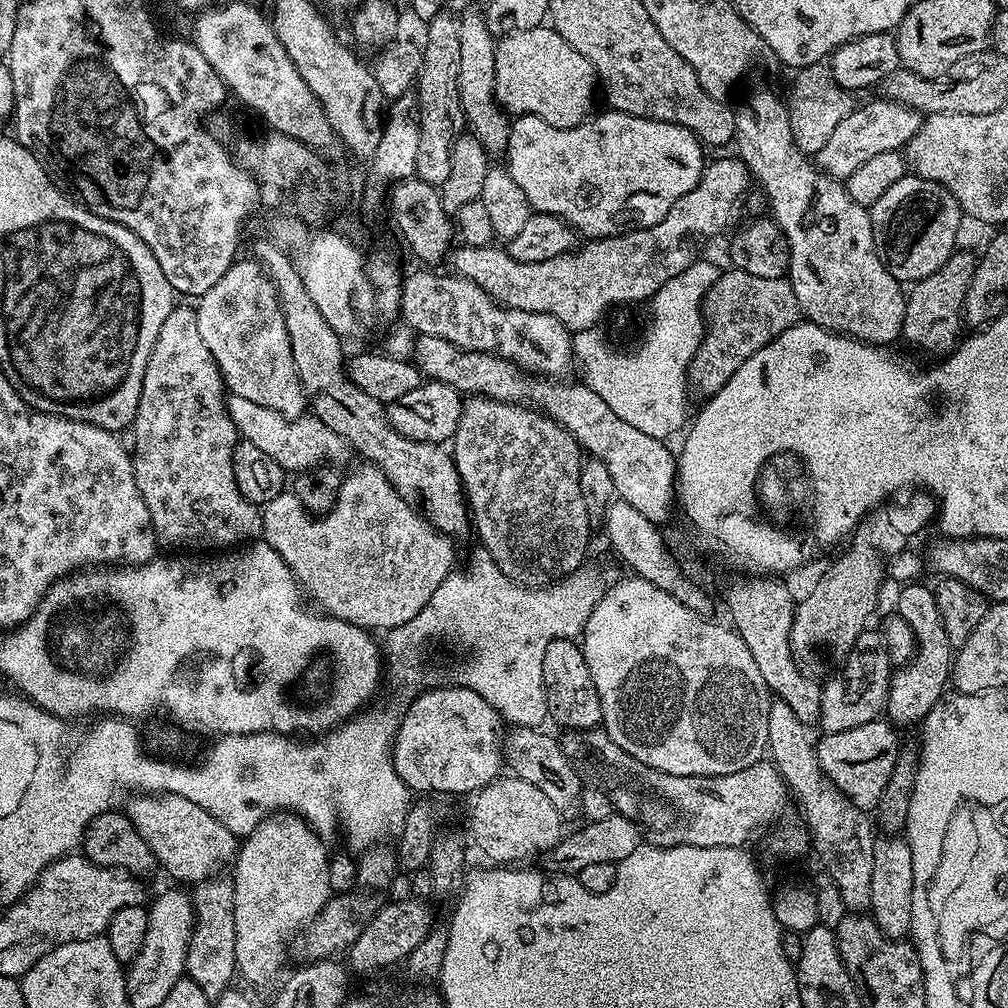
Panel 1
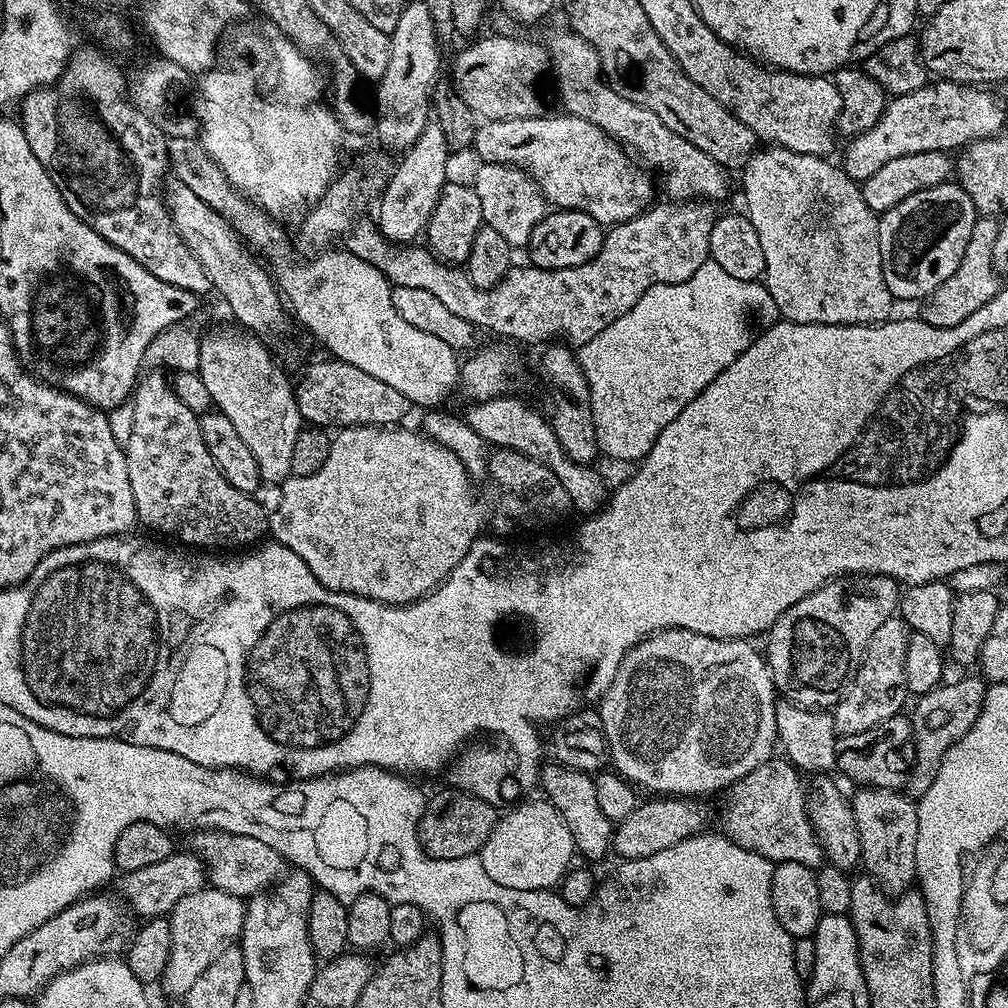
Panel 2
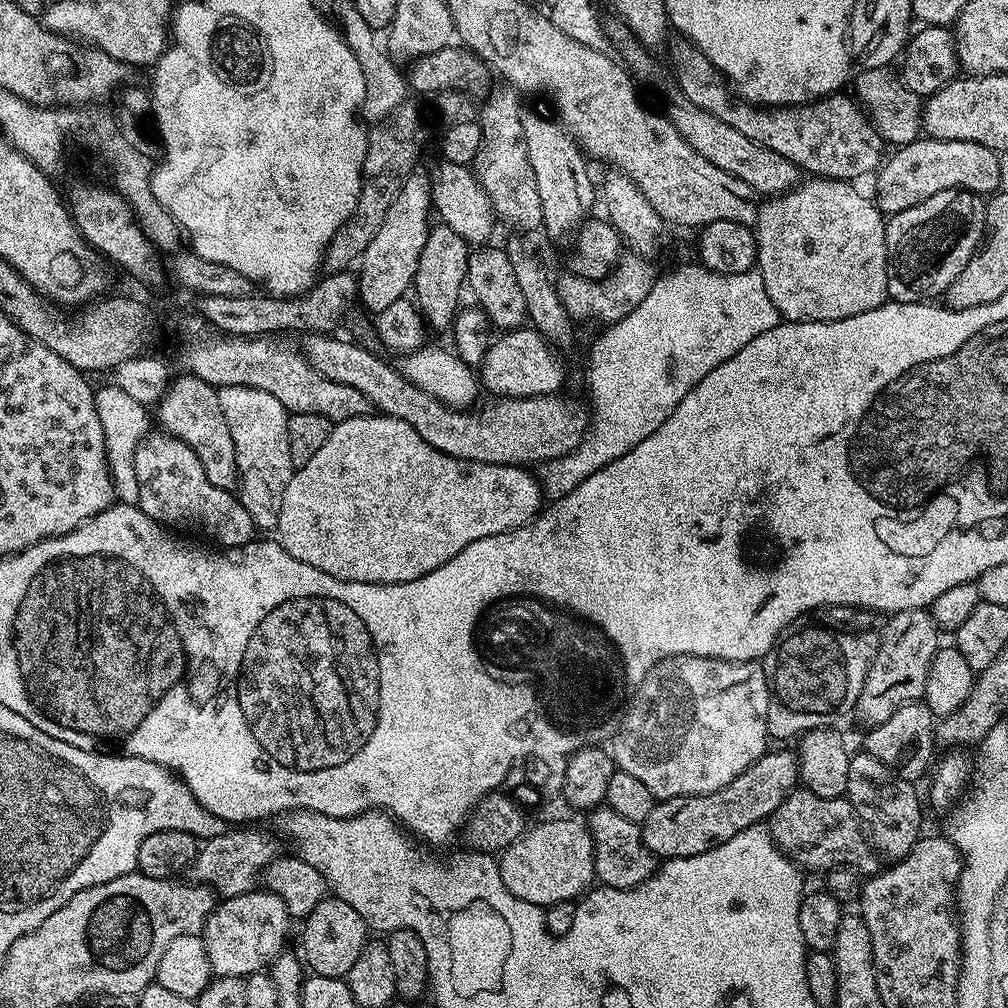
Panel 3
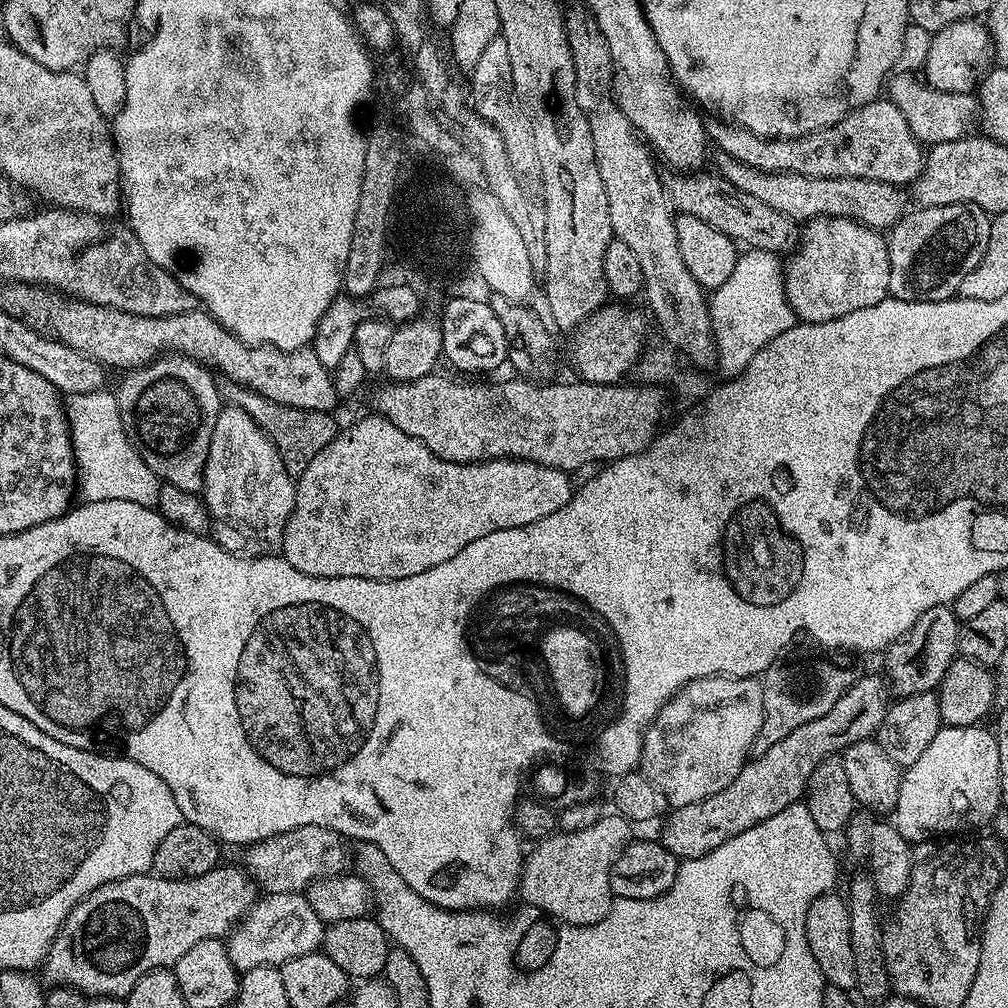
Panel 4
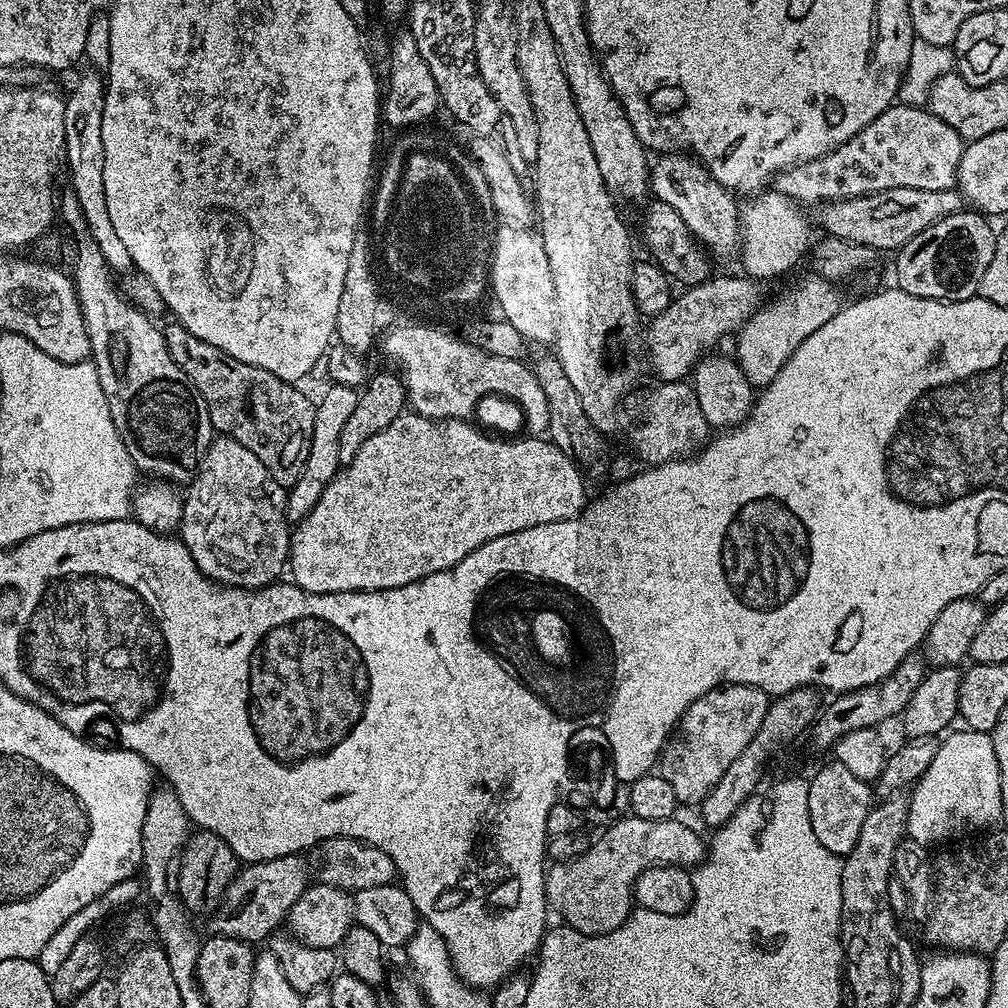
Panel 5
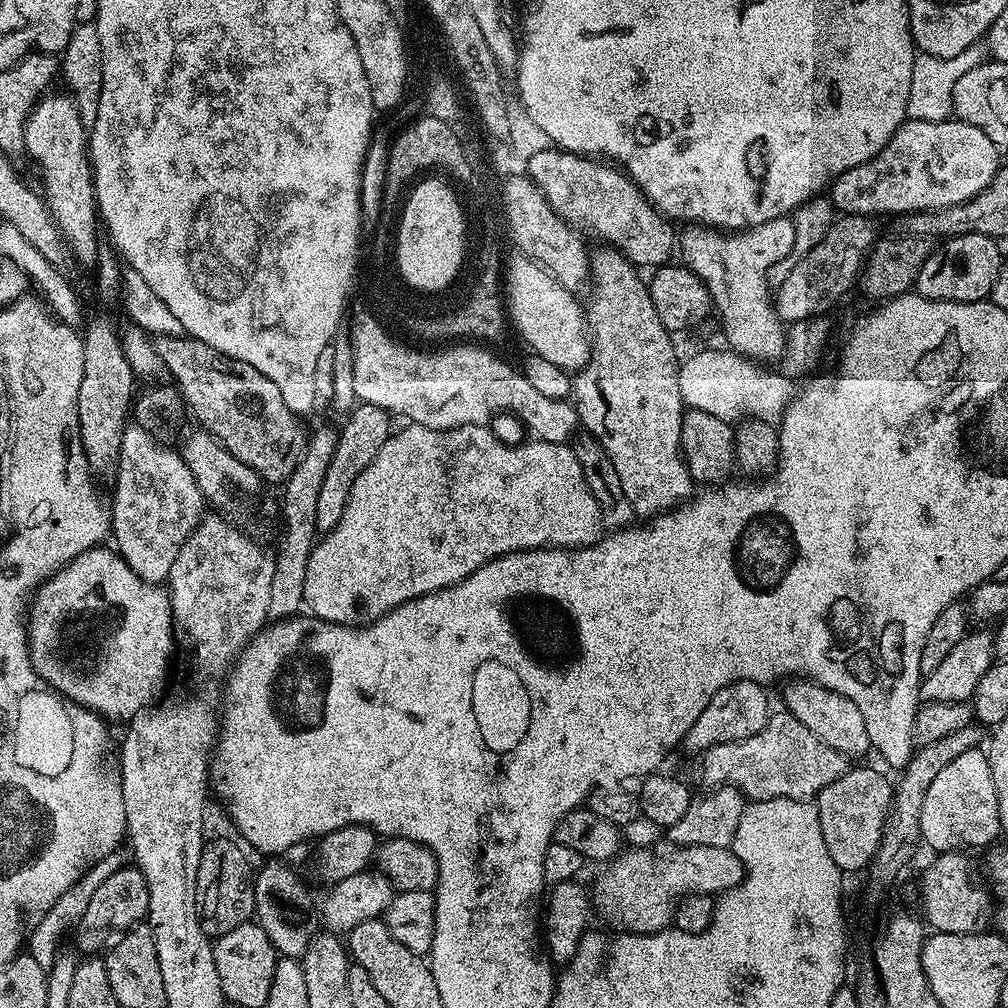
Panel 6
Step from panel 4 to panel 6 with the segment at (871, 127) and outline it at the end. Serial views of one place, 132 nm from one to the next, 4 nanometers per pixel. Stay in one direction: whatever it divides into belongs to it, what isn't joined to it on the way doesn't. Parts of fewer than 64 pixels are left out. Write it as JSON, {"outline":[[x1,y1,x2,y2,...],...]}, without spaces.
{"outline":[[955,118,926,122,925,120,905,119,900,129,892,135,890,142,878,155,846,170,830,185,830,201,835,211,849,216,877,218,883,212,934,212,938,208,958,206,974,198,996,177,1002,163,1001,149,997,148,978,126]]}

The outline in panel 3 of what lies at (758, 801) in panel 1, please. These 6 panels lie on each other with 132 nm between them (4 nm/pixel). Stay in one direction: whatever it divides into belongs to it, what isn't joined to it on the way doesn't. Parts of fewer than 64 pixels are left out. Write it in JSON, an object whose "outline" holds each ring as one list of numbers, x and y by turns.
{"outline":[[797,787,774,810,766,827,774,843,801,869,827,874,834,868,855,868,861,877,876,876,882,870,882,857,871,844,852,803,844,796,818,798,807,788]]}

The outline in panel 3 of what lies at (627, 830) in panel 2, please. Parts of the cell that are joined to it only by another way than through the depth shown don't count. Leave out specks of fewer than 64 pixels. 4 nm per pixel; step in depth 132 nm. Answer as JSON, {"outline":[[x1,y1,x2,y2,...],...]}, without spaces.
{"outline":[[769,750,722,790,705,796,683,796,657,802,654,810,650,810,650,818,644,820,640,833,649,852,657,858,706,854,706,850,730,842,734,834,742,834,742,830,755,828,771,818,797,784,797,753]]}

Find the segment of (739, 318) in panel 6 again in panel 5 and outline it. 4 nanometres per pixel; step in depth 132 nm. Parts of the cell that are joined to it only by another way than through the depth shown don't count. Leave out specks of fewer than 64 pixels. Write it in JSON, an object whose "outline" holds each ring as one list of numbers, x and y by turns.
{"outline":[[677,151,657,155,650,168,650,192,655,199,678,210,682,222,686,222,697,240,708,249,709,256,737,255,741,205,736,202,737,197,721,186,695,156]]}

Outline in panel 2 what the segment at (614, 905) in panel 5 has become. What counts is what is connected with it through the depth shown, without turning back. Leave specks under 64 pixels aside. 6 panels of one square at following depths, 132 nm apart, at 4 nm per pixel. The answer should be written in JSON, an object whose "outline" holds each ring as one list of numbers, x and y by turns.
{"outline":[[539,799,533,804,520,804,517,808,512,808,505,816,503,813,497,819,490,838,486,838,478,853,486,874,490,874,490,878,494,878,498,886,506,886,511,892,522,890,542,892,555,889,573,867,572,856,577,855,576,843,560,811,553,804,548,803,547,799]]}

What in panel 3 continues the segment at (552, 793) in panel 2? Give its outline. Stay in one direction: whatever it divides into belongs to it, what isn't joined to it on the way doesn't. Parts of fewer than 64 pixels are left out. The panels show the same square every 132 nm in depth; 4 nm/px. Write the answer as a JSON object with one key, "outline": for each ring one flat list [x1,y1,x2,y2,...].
{"outline":[[601,806,587,813,586,827,594,846,595,879,605,888,637,888,658,867,657,857,649,852,640,833,641,825,622,818,612,808]]}

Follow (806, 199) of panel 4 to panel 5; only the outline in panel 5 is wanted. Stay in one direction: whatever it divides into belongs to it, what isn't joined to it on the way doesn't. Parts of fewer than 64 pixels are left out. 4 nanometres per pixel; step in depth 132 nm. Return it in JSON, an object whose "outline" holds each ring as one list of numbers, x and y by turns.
{"outline":[[895,188,894,190,882,190,878,194,866,194,858,198,850,198,849,200,830,200,819,205,815,212,817,222,825,228,823,231,827,235,837,236,851,244,861,244,867,248,877,249,881,253,888,251,891,253,893,250,900,249,906,242,910,242,910,238,922,234,922,230,926,230,926,226,934,226,934,222,961,211,965,204,964,197,956,188,947,188,946,190]]}

